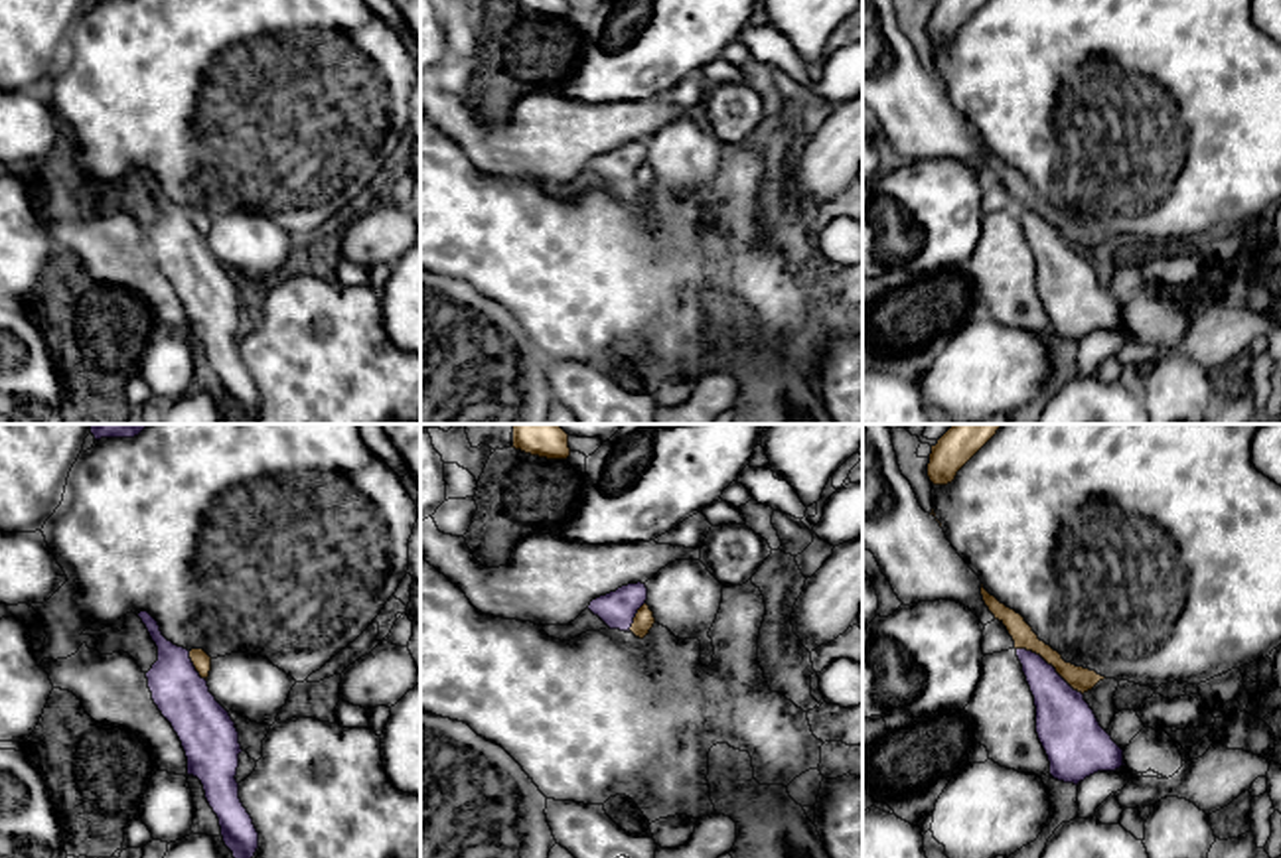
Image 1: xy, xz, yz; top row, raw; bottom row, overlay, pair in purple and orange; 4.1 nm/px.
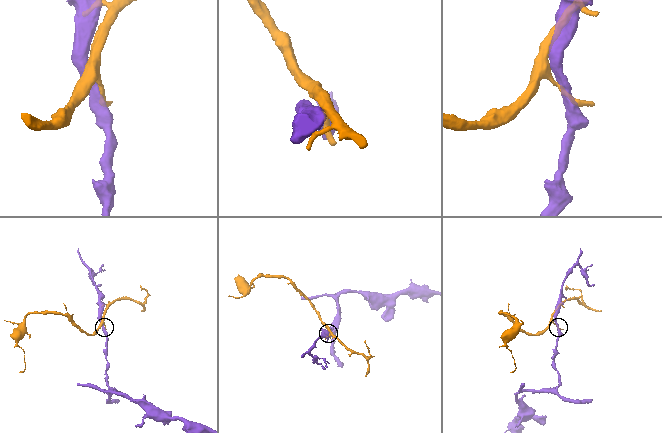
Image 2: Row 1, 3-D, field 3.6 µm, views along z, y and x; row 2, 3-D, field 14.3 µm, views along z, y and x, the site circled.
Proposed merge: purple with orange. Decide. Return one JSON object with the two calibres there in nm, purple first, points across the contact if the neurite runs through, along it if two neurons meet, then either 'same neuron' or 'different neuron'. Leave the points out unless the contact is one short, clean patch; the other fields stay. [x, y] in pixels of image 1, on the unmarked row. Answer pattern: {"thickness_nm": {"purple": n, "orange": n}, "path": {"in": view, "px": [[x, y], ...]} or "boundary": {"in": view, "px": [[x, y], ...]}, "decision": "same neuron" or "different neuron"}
{"thickness_nm": {"purple": 240, "orange": 100}, "boundary": {"in": "yz", "px": [[1017, 206], [1039, 212], [1082, 253]]}, "decision": "different neuron"}

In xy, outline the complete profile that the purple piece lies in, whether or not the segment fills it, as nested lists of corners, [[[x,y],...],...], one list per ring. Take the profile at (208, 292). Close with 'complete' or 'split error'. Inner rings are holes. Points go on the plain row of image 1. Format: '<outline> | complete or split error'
[[[148,170],[138,176],[158,205],[158,219],[146,231],[152,258],[178,292],[188,316],[188,333],[201,339],[225,404],[239,424],[247,424],[259,406],[259,391],[239,357],[235,333],[243,308],[235,280],[209,250],[189,209],[168,199]]] | complete

